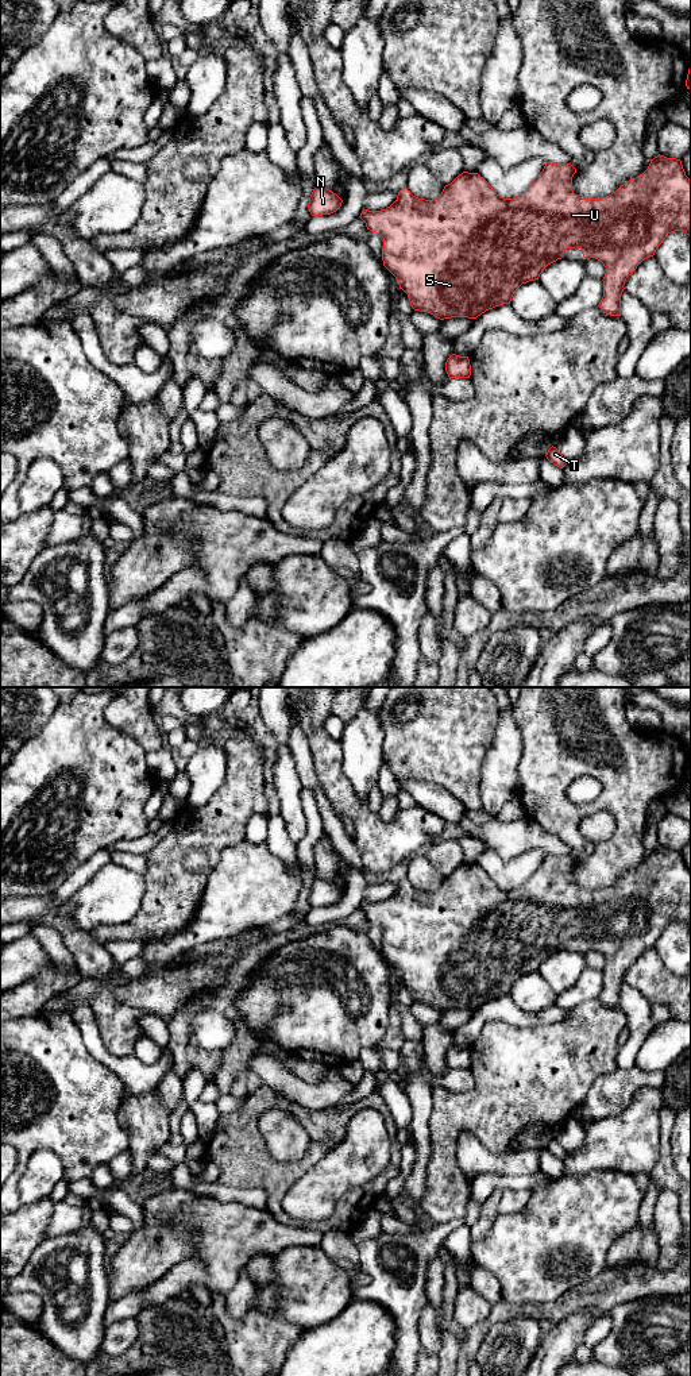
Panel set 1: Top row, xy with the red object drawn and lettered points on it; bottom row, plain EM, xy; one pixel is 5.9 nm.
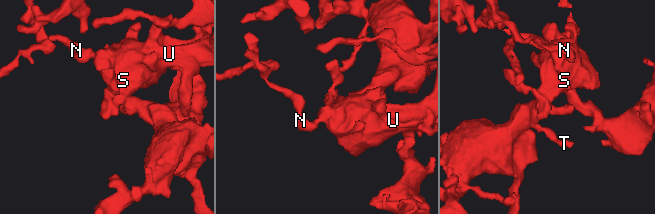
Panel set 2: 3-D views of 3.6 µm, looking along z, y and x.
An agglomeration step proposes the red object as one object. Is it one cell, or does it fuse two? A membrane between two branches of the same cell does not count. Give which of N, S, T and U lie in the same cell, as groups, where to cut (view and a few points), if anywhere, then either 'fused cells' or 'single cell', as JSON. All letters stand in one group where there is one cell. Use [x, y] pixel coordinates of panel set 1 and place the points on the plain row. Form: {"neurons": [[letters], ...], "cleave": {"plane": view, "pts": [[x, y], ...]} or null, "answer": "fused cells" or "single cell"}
{"neurons": [["N", "S", "T", "U"]], "cleave": null, "answer": "single cell"}

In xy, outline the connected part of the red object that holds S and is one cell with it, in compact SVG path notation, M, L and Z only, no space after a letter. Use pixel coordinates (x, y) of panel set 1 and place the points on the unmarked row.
M659 845L642 866L626 872L611 886L582 890L572 882L575 864L571 855L547 853L522 886L503 890L478 864L463 863L444 878L437 890L418 890L404 879L390 898L381 902L363 901L359 909L367 921L383 929L383 957L395 968L414 1002L428 1003L440 1011L476 1010L489 1001L510 995L522 975L538 971L548 956L564 948L567 940L580 940L584 949L595 949L606 959L603 988L598 998L606 1006L621 1007L624 976L637 957L655 947L668 925L683 922L691 929L691 871L680 851Z

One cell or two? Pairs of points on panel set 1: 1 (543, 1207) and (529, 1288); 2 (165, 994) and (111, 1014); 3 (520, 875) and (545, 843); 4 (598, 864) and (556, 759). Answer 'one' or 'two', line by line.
1: one
2: one
3: two
4: one

